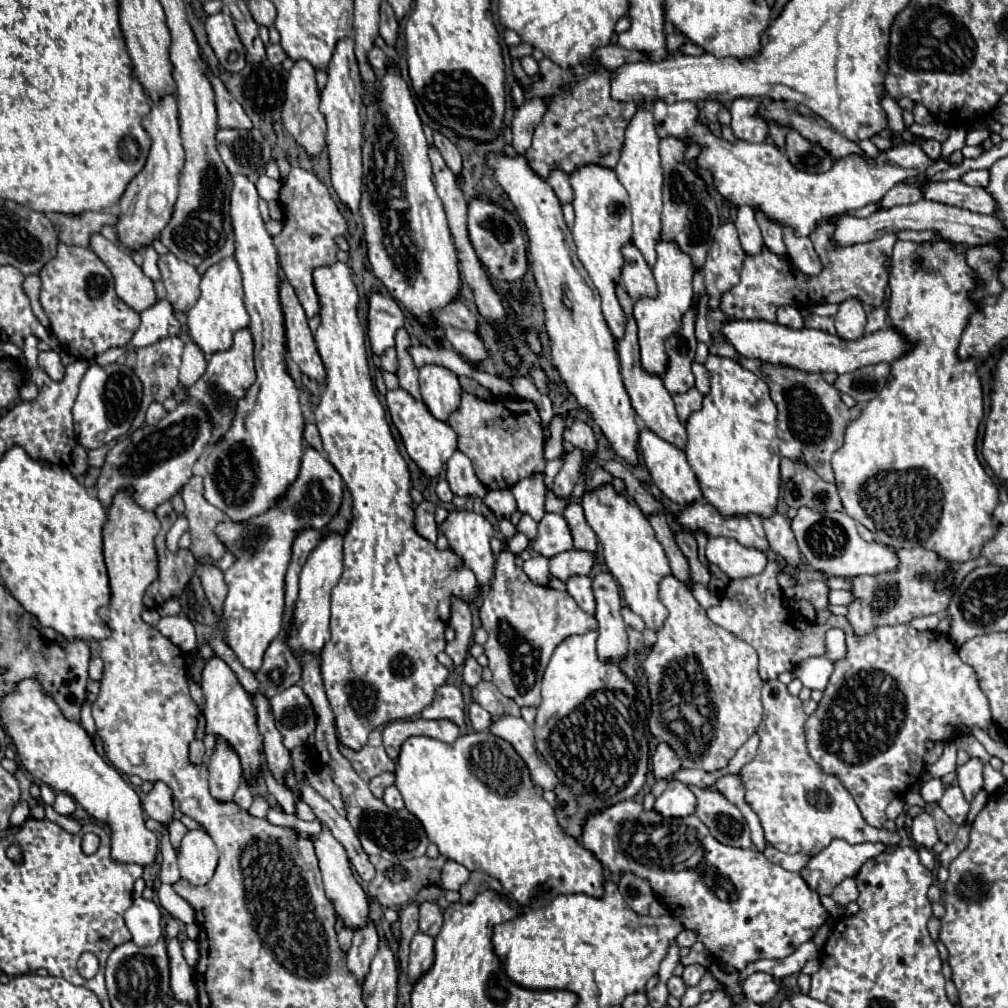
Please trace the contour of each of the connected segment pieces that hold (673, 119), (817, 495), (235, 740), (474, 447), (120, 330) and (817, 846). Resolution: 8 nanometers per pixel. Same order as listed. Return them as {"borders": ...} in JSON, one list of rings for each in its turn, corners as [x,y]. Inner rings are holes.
{"borders":[[[[656,101],[654,121],[660,137],[674,135],[704,147],[698,157],[698,165],[714,173],[718,193],[734,207],[750,205],[754,209],[762,209],[780,225],[794,227],[796,235],[810,235],[822,217],[840,217],[848,211],[856,211],[868,203],[880,201],[894,185],[920,179],[926,167],[932,165],[920,145],[902,143],[882,151],[878,157],[850,153],[834,161],[832,169],[826,173],[806,173],[798,171],[776,145],[746,141],[728,143],[726,139],[714,137],[698,121],[698,109],[694,103],[680,101],[668,105],[664,101]]],[[[780,461],[780,495],[790,507],[808,507],[812,511],[844,511],[836,485],[822,481],[804,463]]],[[[208,657],[204,661],[202,671],[202,691],[204,691],[204,717],[206,717],[206,731],[212,735],[224,737],[240,755],[244,775],[254,779],[254,775],[260,771],[260,755],[262,755],[262,741],[256,727],[256,709],[252,709],[250,695],[244,691],[244,687],[238,683],[234,671],[220,659],[220,657]]],[[[462,393],[458,409],[448,417],[448,423],[458,433],[458,449],[472,461],[478,479],[488,489],[512,487],[520,479],[534,473],[542,473],[546,467],[540,415],[532,401],[502,397],[496,401],[484,401],[472,393]]],[[[58,243],[58,255],[44,265],[40,279],[40,303],[50,319],[50,329],[76,359],[92,361],[110,347],[126,345],[140,325],[140,315],[116,297],[112,273],[92,249]]],[[[766,681],[762,689],[762,705],[764,717],[758,729],[758,753],[738,775],[746,789],[746,803],[762,823],[766,843],[782,853],[804,853],[810,857],[820,853],[834,839],[844,839],[848,843],[880,841],[898,845],[898,833],[870,827],[862,819],[852,795],[844,789],[840,777],[824,773],[810,757],[804,729],[808,715],[802,709],[800,697],[790,695],[788,687],[780,681]]]]}

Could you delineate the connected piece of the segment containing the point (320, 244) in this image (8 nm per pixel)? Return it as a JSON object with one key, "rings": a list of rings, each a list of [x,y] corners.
{"rings":[[[292,167],[288,177],[282,181],[280,205],[284,211],[284,227],[282,233],[274,237],[278,261],[288,283],[294,287],[306,315],[312,317],[320,311],[320,299],[314,289],[312,273],[318,267],[328,267],[338,261],[336,255],[340,249],[336,245],[336,237],[344,237],[348,233],[348,221],[340,213],[338,203],[330,195],[328,187],[312,171],[302,167]]]}

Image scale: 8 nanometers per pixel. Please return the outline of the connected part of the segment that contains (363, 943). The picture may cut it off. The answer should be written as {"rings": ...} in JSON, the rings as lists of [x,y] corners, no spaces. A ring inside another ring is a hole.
{"rings":[[[368,919],[364,927],[354,929],[352,947],[348,949],[348,969],[358,977],[360,983],[364,981],[364,977],[370,969],[370,961],[372,961],[376,949],[378,949],[376,923],[372,919]]]}

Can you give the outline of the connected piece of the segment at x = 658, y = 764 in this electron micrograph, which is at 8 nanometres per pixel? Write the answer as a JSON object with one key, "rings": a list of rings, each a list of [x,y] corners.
{"rings":[[[658,743],[654,755],[652,755],[652,773],[658,779],[666,779],[672,777],[678,769],[680,769],[682,761],[678,759],[678,755],[674,753],[674,749],[668,743]]]}

